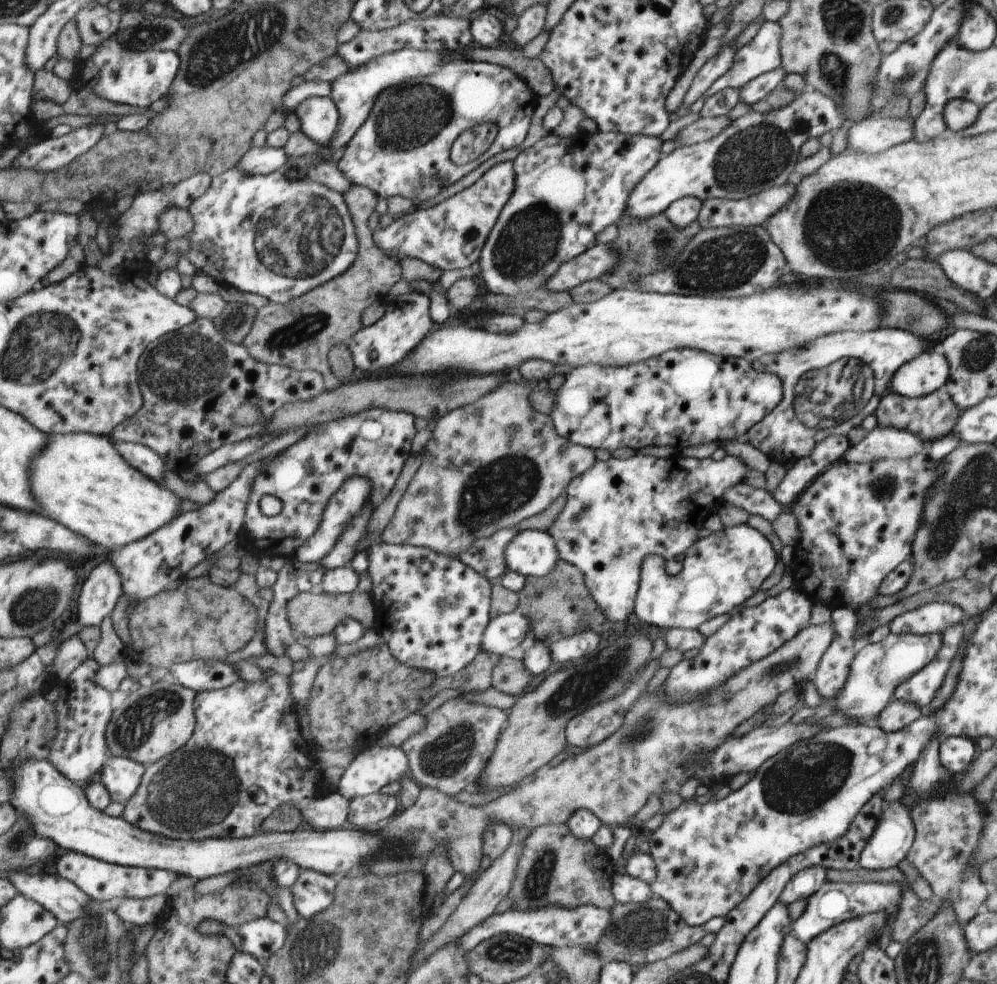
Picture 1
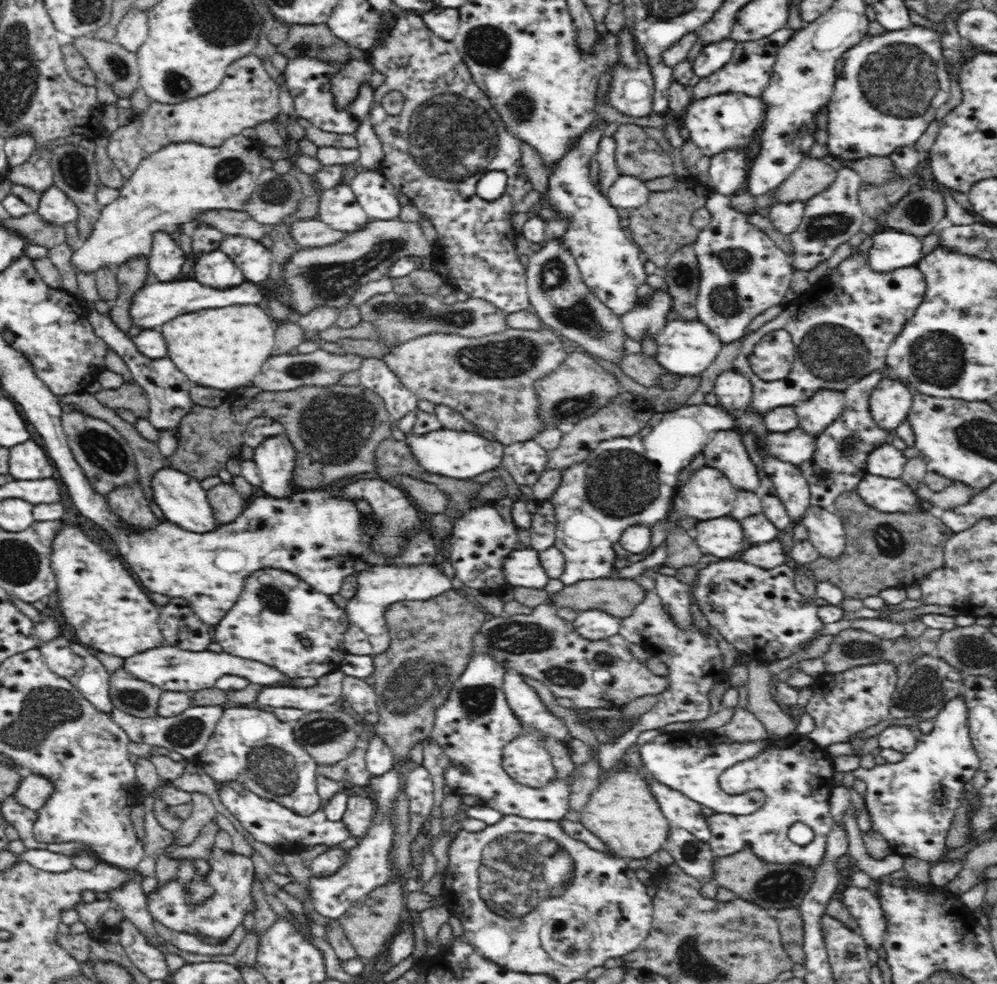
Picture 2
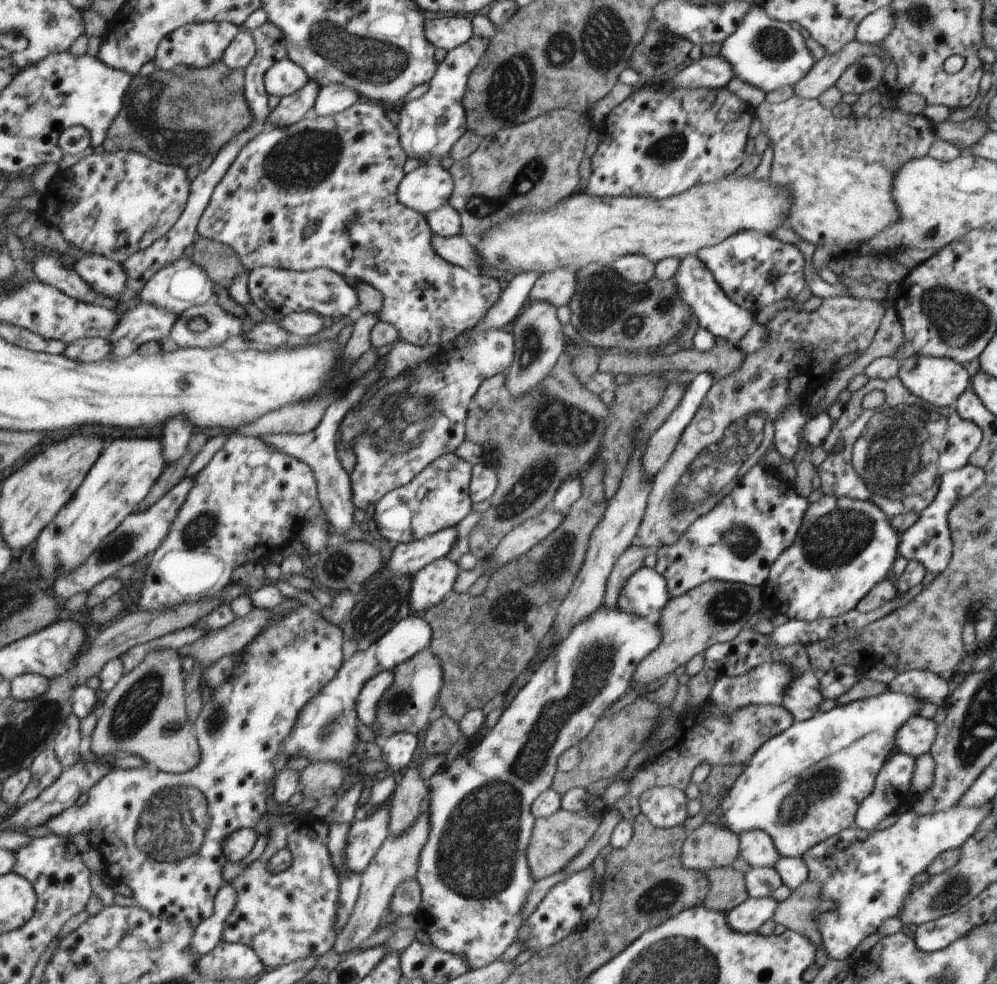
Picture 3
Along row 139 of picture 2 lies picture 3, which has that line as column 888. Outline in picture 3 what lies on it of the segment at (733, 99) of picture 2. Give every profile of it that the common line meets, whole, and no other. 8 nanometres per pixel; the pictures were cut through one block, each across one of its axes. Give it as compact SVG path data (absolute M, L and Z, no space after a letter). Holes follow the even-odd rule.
M888 690L885 694L833 707L807 720L795 720L788 729L765 741L745 764L745 770L719 804L716 812L719 824L736 835L749 830L765 831L780 857L801 857L819 842L835 837L853 825L857 808L871 792L879 769L888 759L891 746L895 745L899 726L905 724L907 718L916 716L925 701L927 698Z

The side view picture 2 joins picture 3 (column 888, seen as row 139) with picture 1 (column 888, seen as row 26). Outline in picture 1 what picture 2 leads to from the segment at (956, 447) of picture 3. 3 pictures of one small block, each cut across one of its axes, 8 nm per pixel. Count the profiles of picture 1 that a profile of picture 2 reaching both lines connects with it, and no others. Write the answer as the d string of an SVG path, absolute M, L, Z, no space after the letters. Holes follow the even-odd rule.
M944 388L924 397L906 397L888 390L878 402L874 415L877 427L895 427L897 430L909 431L919 435L930 443L951 432L959 420L961 410Z

